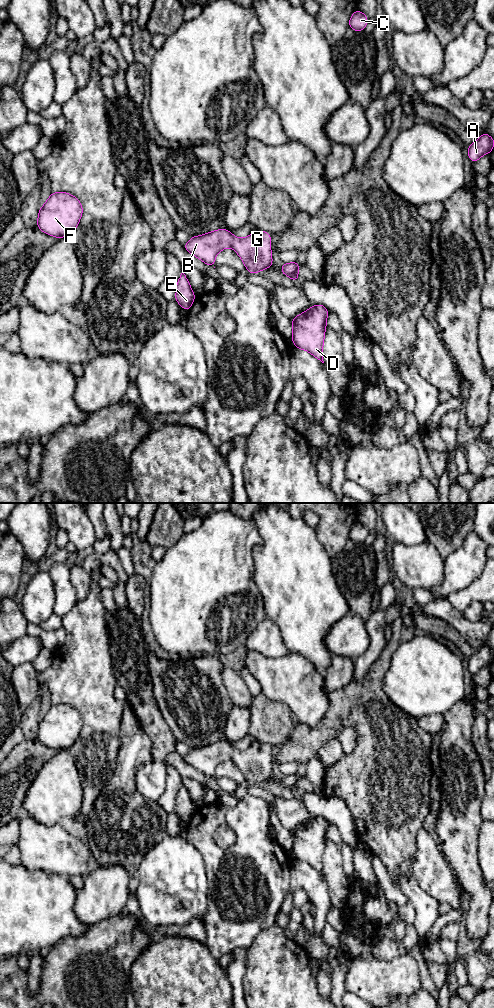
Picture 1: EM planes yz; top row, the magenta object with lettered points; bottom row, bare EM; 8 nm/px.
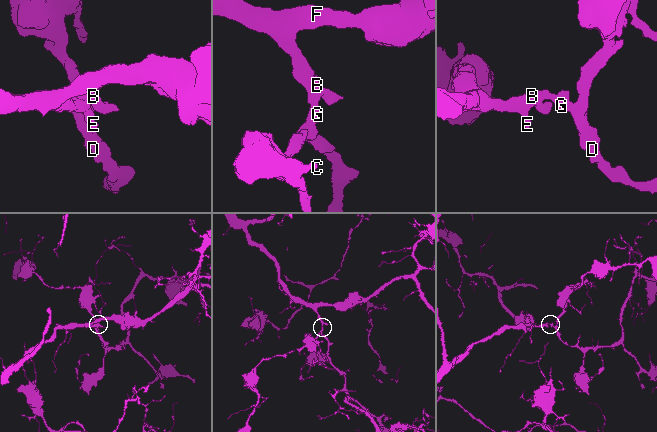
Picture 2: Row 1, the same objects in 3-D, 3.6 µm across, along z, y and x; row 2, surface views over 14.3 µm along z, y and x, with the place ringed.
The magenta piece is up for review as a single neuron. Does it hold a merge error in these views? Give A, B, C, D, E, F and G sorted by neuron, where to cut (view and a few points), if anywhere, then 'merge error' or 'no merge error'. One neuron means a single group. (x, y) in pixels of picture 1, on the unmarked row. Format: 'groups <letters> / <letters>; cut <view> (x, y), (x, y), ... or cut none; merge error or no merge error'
groups A B C D E F G; cut none; no merge error

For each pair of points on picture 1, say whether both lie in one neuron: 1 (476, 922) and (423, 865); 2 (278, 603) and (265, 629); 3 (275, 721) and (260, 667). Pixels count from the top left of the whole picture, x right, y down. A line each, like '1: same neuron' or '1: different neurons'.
1: different neurons
2: different neurons
3: different neurons

